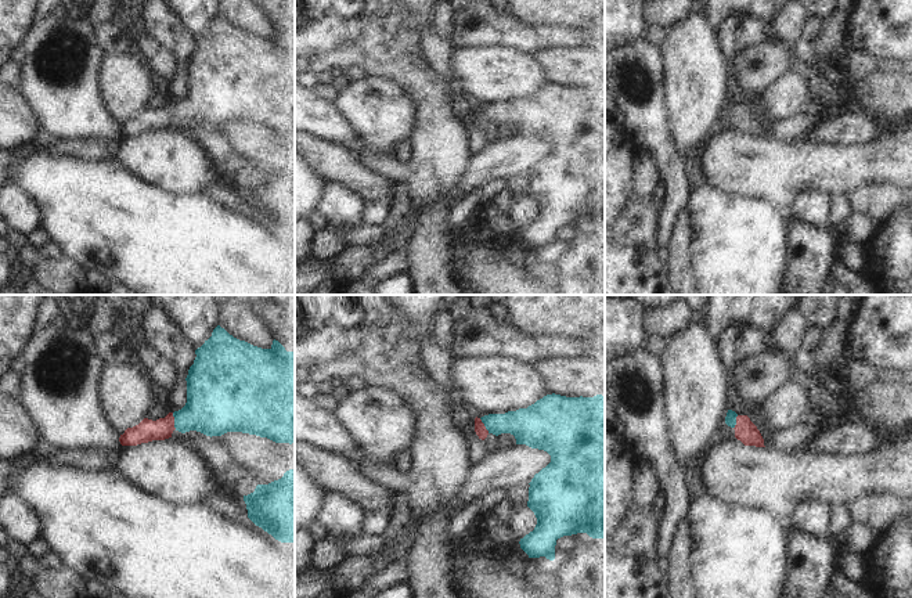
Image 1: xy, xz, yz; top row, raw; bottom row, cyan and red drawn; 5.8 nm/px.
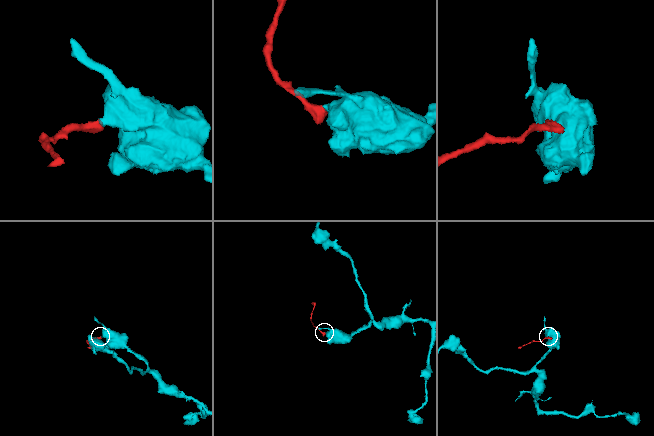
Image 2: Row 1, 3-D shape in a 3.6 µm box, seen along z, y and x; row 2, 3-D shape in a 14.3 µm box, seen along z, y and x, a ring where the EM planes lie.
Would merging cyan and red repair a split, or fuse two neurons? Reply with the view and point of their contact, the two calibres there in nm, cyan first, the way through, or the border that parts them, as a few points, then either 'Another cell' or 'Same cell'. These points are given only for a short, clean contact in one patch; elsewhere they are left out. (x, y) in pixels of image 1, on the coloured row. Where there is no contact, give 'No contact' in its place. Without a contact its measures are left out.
Touches cyan at xy (175, 421). Thickness 340 nm (cyan) against 130 nm. Path across: xy (215, 406), (186, 420), (175, 421), (161, 429), (147, 431). Same cell.

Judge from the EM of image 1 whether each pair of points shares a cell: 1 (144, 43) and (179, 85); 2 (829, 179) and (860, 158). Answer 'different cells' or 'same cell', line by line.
1: different cells
2: same cell

